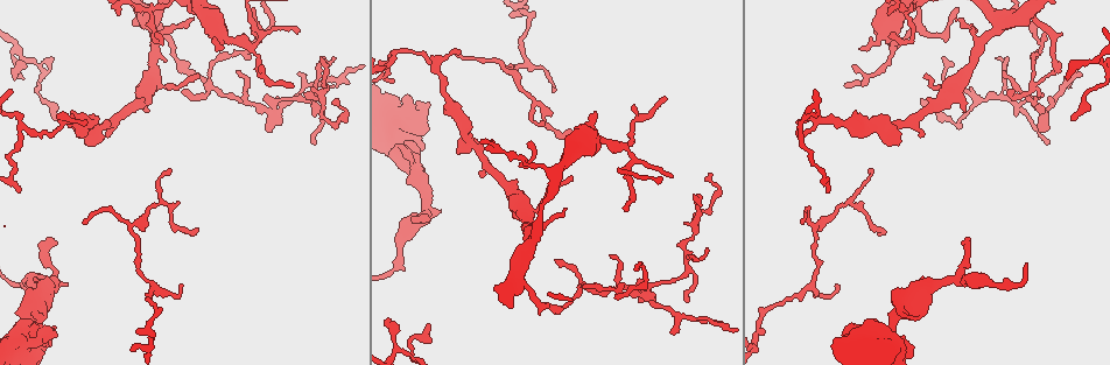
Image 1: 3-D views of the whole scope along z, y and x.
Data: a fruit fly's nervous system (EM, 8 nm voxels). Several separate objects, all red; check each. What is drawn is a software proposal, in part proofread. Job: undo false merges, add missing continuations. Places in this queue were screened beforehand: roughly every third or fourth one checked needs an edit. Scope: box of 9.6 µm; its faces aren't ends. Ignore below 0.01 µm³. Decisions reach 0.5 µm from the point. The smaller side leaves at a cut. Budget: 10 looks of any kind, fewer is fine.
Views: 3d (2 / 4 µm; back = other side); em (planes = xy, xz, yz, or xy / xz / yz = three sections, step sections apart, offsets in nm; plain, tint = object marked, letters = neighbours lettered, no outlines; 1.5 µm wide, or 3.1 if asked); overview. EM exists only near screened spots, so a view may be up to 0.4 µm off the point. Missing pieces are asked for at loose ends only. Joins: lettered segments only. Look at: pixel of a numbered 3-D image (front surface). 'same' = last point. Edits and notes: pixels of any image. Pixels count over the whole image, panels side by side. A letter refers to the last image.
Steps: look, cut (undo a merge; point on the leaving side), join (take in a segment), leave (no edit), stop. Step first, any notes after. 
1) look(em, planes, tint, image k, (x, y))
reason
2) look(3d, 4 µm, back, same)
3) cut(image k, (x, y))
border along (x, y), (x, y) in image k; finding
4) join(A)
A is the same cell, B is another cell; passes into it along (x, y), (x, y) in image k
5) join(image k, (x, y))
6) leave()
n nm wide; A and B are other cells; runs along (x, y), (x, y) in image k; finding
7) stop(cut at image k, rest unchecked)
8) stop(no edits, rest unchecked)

look(em, planes, letters, image 1, (1006, 284))
calibre changes

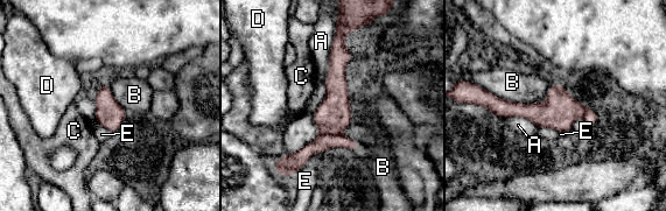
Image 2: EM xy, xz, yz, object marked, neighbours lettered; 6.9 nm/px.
cut(image 2, (322, 143))
A touches over 460 nm; A, B, C, D and E are other cells; the part that leaves runs along (353, 143), (327, 141), (287, 159) in image 2; a second cell is stuck on

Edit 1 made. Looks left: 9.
look(overview)

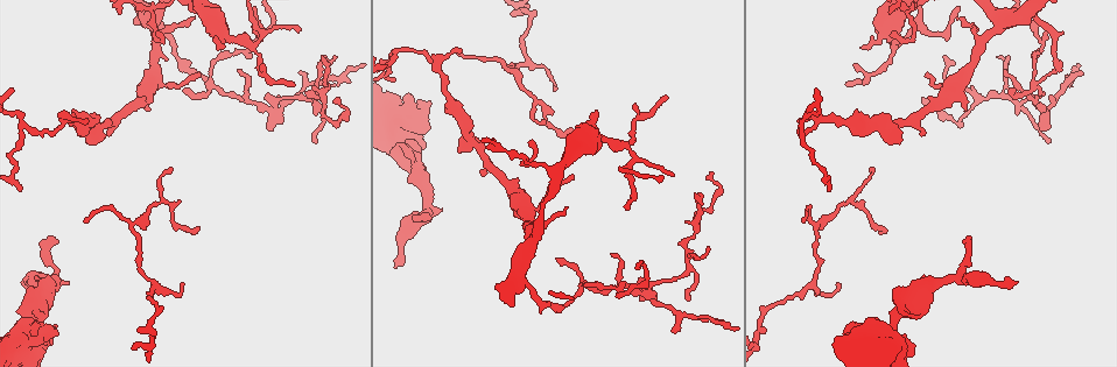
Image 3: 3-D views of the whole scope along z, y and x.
look(3d, 4 µm, image 3, (421, 100))
free end

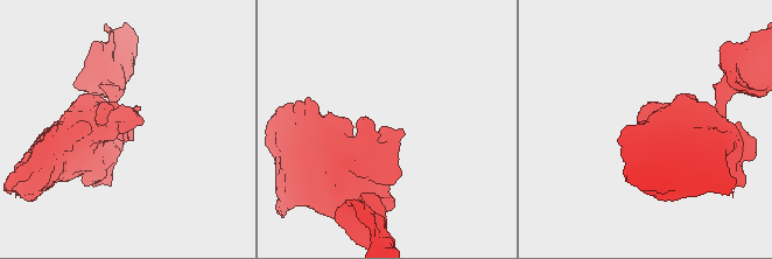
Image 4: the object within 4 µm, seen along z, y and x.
look(em, 3.1 µm, xz, step 16, letters, image 4, (387, 128))
now the EM

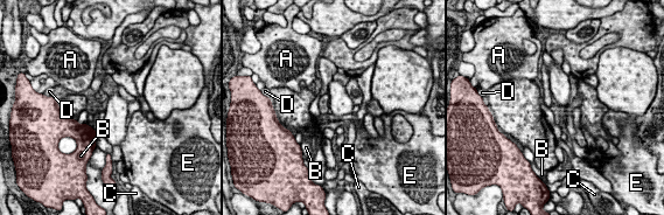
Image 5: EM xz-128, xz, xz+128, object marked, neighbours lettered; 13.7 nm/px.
look(em, 3.1 µm, planes, letters, same)

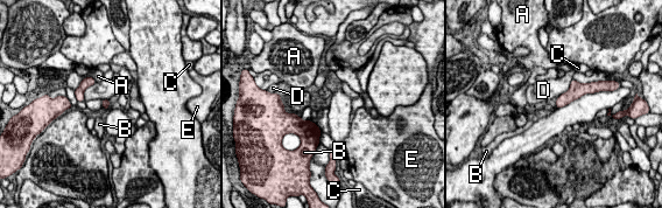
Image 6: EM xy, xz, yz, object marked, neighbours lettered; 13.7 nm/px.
leave()
A, B, C, D and E are other cells; border along (96, 82), (77, 102) in image 6; none of them fits

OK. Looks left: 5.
look(em, planes, letters, image 3, (199, 226))

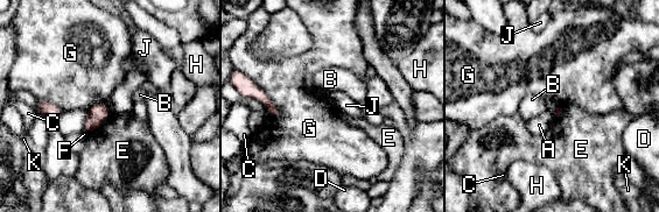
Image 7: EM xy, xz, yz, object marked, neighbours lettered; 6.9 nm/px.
leave()
A, B, C, D, E, F, G, H, J and K are other cells; no lettered segment goes on from it

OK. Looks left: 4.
look(3d, 2 µm, image 3, (303, 72))
thin end

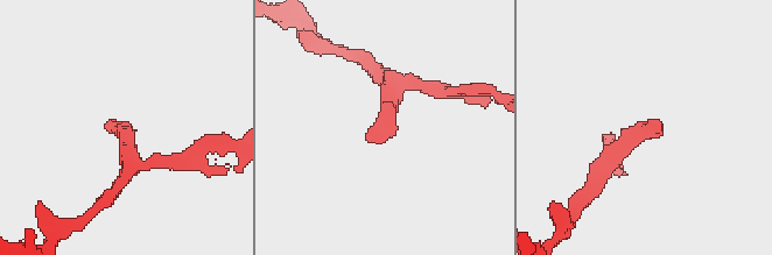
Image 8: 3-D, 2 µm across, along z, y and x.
look(em, planes, letters, image 8, (376, 141))
shape alone is not enough

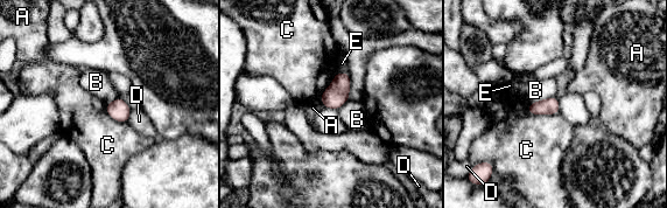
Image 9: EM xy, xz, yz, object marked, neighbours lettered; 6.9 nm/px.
leave()
C touches over 220 nm; A, B, C, D and E are other cells; border along (526, 109), (529, 113), (557, 113) in image 9; no lettered segment goes on from it

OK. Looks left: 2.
stop(cut at image 2, rest unchecked)

